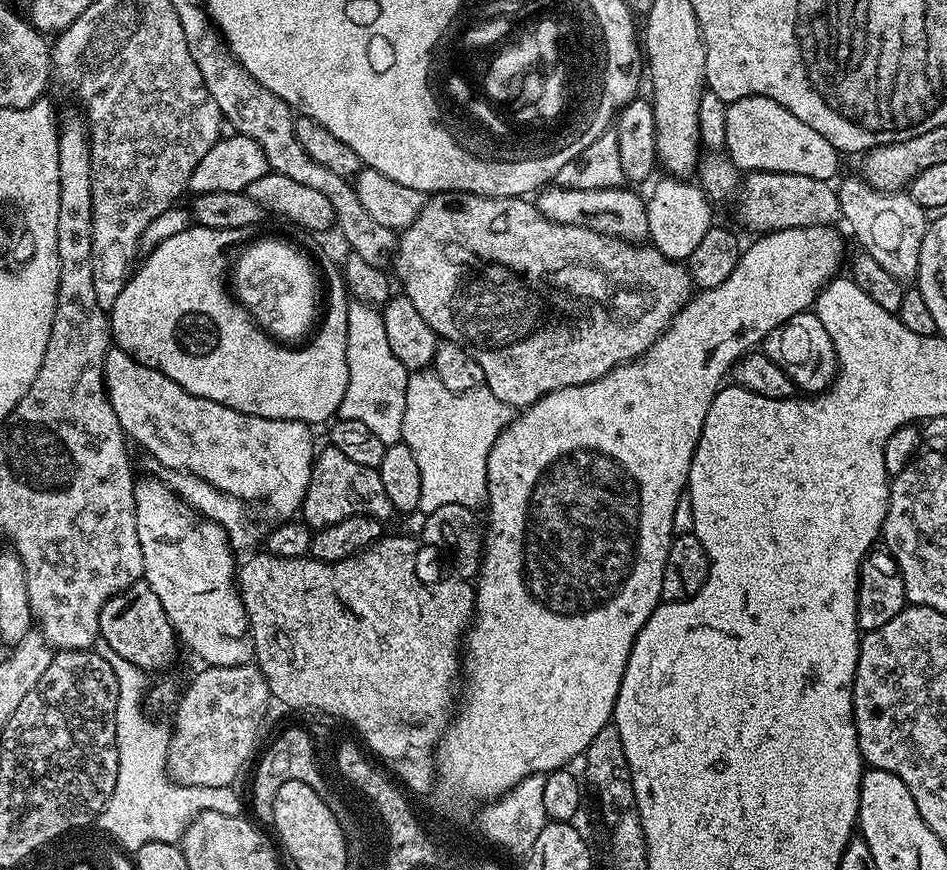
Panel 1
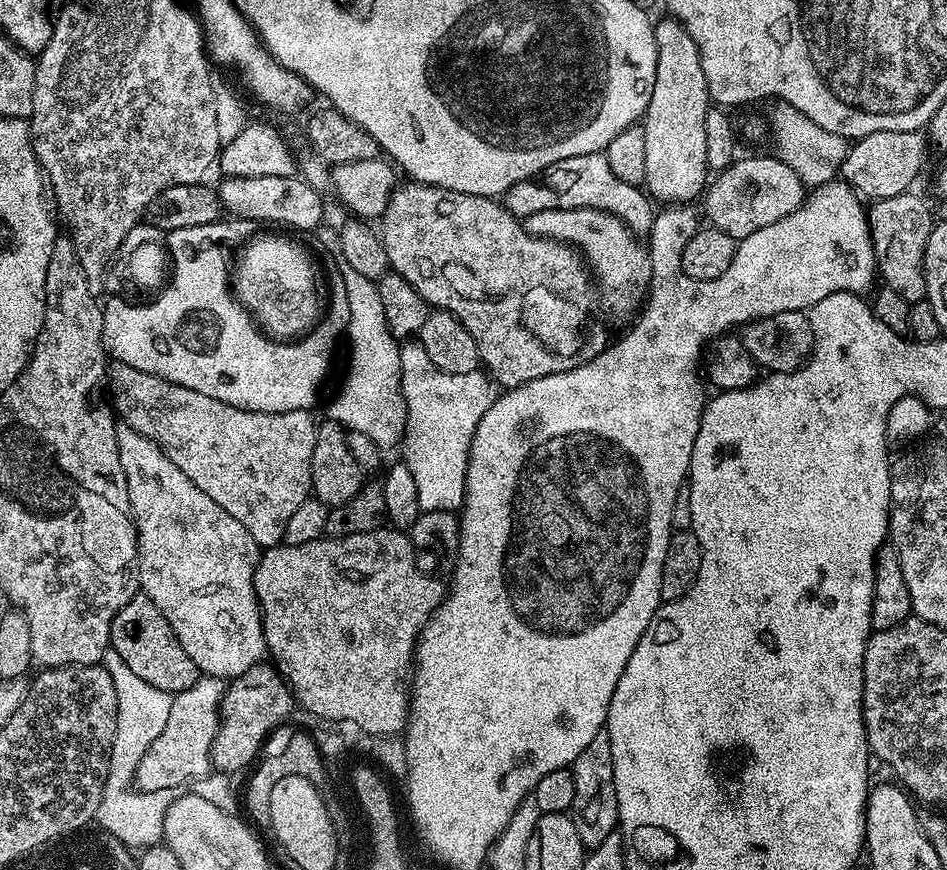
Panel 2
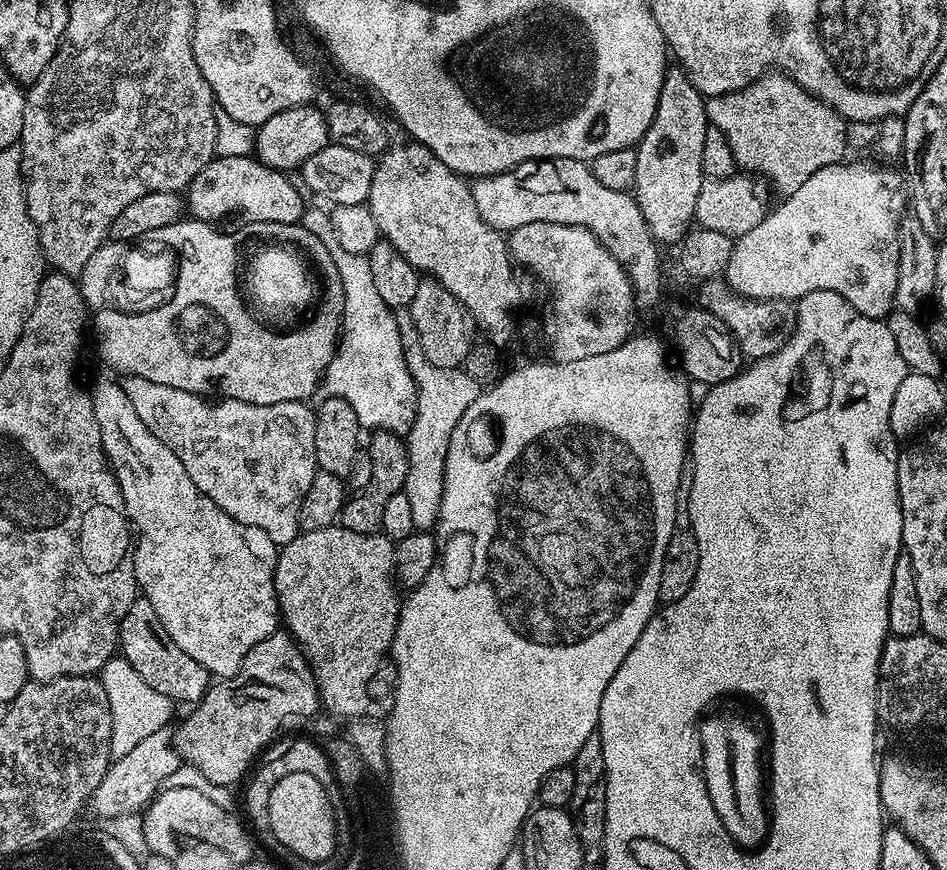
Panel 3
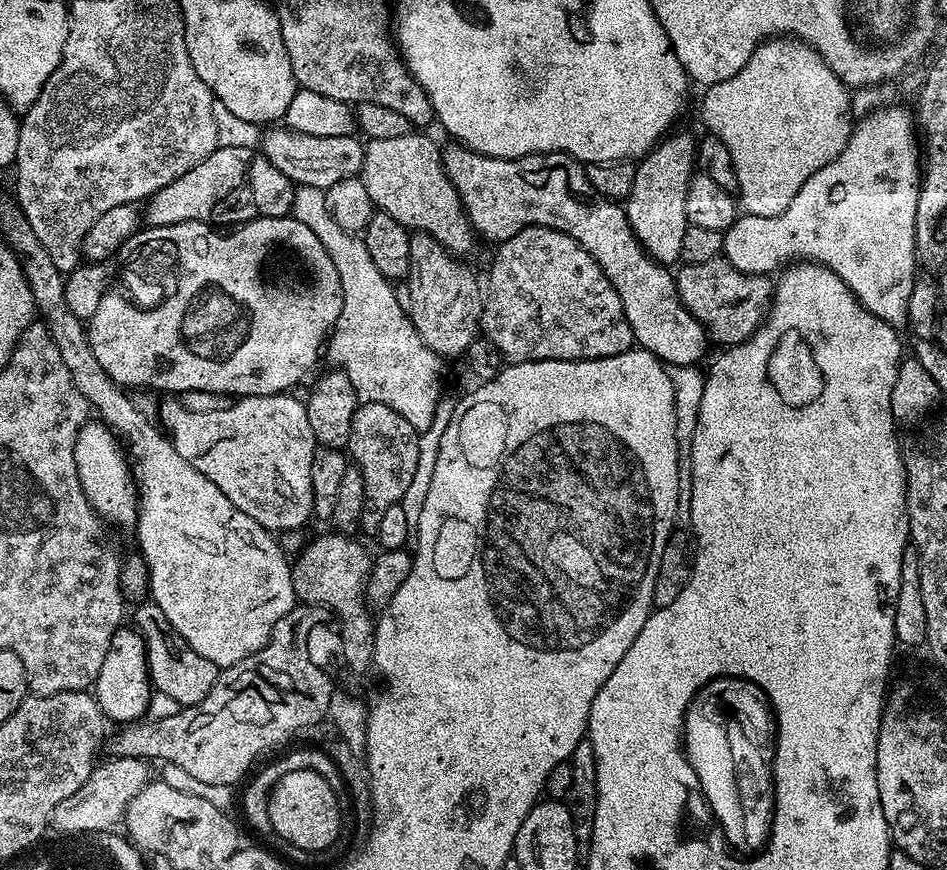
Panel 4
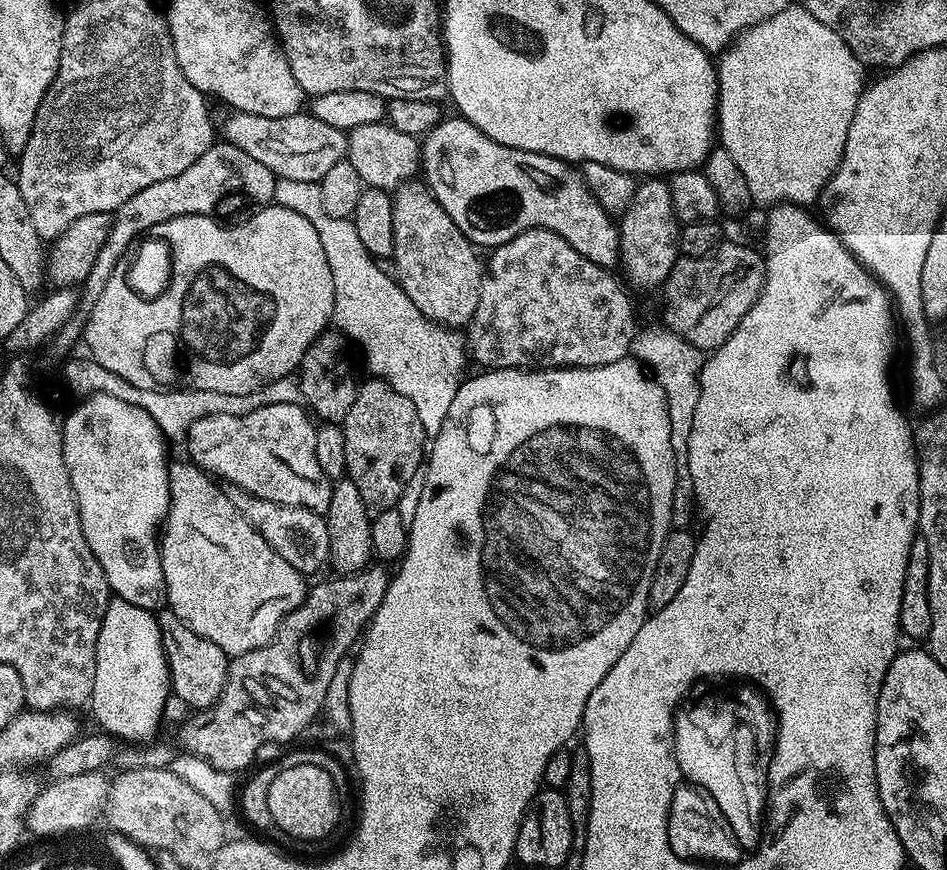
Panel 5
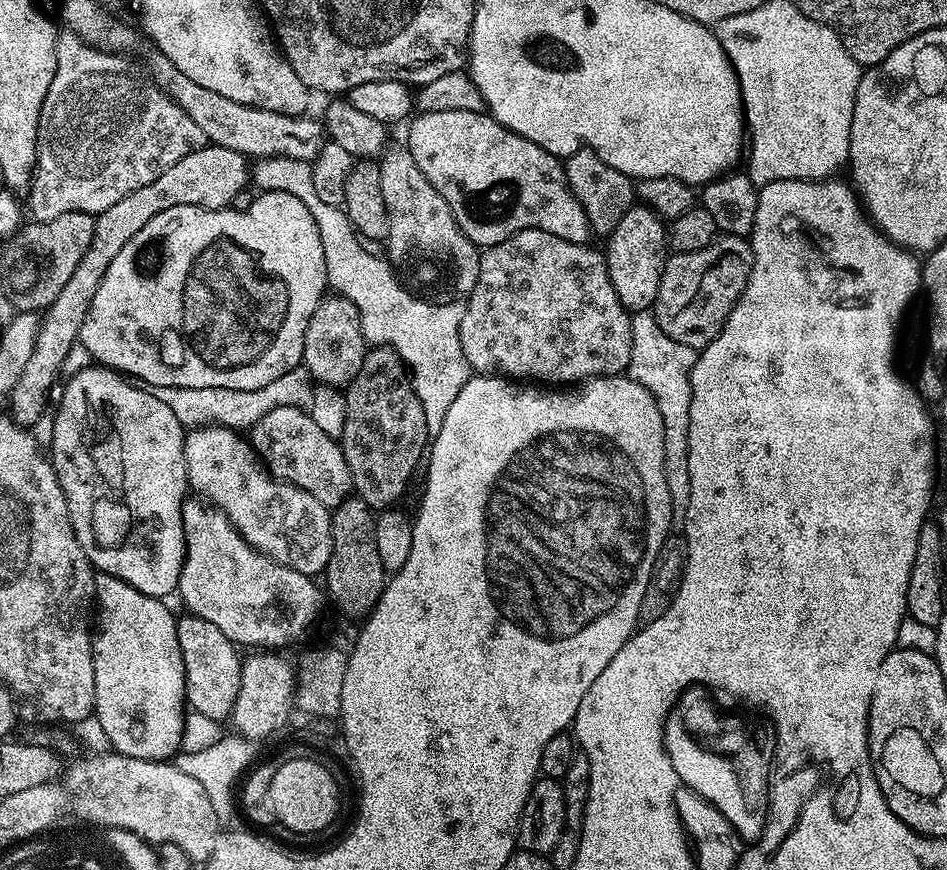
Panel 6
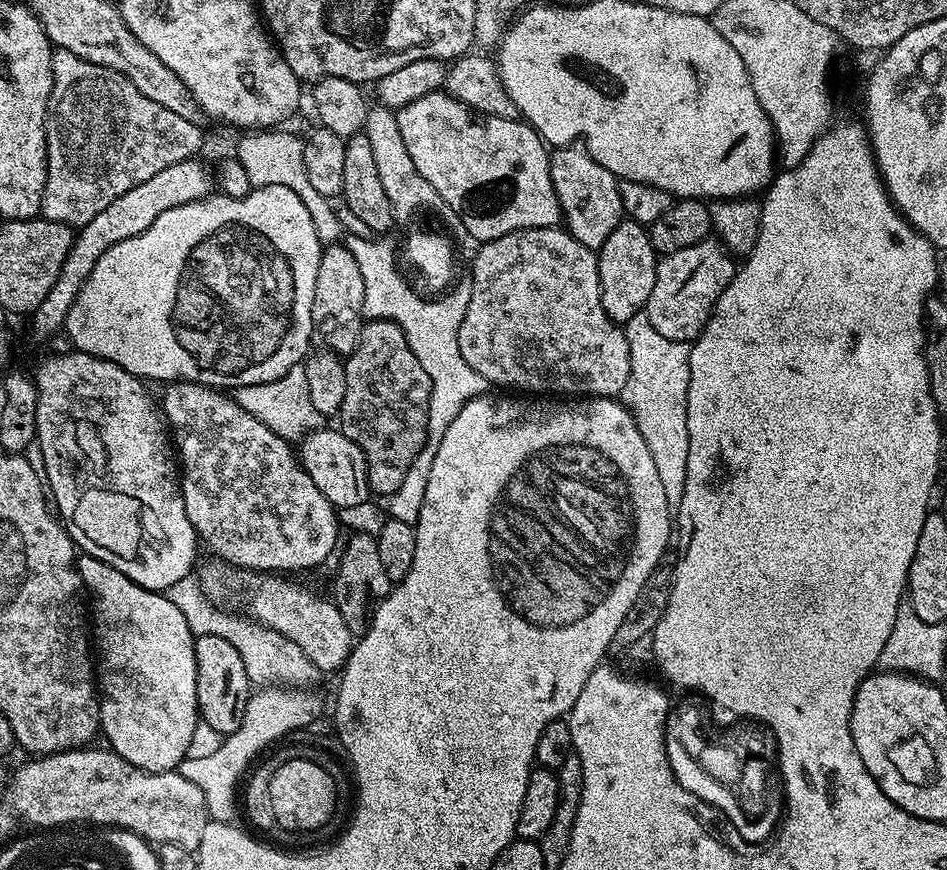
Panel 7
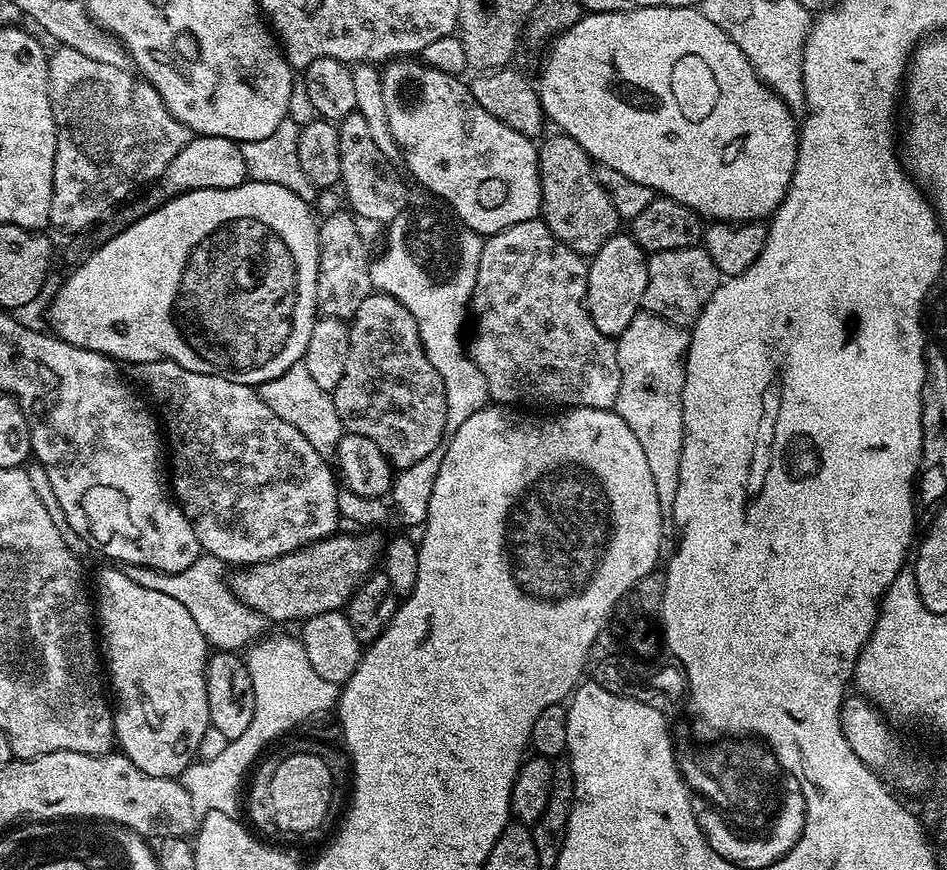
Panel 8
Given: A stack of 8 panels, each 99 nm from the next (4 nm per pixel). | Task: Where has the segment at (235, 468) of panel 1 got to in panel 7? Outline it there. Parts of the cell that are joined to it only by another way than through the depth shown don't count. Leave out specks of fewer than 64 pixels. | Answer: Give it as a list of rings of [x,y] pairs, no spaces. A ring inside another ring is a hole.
[[[321,426],[315,432],[304,437],[298,444],[298,459],[300,465],[314,478],[314,486],[326,494],[326,498],[337,510],[343,508],[360,508],[370,500],[368,491],[368,467],[366,458],[360,447],[346,434],[335,427]]]

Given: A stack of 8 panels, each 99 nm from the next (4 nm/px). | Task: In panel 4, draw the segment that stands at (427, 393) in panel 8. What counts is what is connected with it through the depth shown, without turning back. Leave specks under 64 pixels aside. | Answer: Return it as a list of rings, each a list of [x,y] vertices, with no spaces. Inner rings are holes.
[[[361,403],[354,414],[354,422],[350,422],[350,434],[348,435],[347,455],[351,463],[360,469],[362,482],[366,486],[365,505],[369,509],[376,508],[377,513],[385,512],[390,506],[401,503],[403,495],[410,487],[414,474],[418,468],[419,435],[402,414],[390,410],[390,406],[381,404]]]

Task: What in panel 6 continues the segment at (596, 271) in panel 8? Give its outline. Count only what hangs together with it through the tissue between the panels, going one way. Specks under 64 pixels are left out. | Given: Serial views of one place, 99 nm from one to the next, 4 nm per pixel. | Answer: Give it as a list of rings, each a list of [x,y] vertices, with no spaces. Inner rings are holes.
[[[639,202],[633,203],[630,210],[622,217],[622,222],[614,226],[607,236],[606,259],[610,282],[614,282],[614,294],[618,294],[618,302],[622,302],[629,314],[647,312],[656,303],[658,282],[662,282],[662,270],[667,262],[670,249],[665,221],[660,219],[653,208]]]

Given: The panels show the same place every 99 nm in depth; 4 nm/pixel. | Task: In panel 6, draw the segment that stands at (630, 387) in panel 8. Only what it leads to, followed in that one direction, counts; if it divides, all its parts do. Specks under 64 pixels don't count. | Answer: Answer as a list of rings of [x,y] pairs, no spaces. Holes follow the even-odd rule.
[[[655,311],[633,312],[632,353],[627,375],[638,381],[643,388],[650,390],[662,414],[664,431],[664,473],[666,490],[670,490],[672,524],[683,525],[686,510],[690,506],[690,402],[692,401],[692,367],[698,355],[697,349],[674,342],[670,334],[658,326]]]

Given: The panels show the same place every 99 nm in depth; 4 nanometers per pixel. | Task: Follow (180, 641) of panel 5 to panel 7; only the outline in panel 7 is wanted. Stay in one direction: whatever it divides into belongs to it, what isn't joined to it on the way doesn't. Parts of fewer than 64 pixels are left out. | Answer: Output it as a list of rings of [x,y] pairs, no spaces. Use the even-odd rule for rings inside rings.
[[[215,634],[196,637],[196,681],[198,682],[198,710],[203,727],[213,728],[221,737],[236,732],[246,718],[248,698],[254,691],[254,685],[246,674],[246,665],[242,663],[242,654]]]

